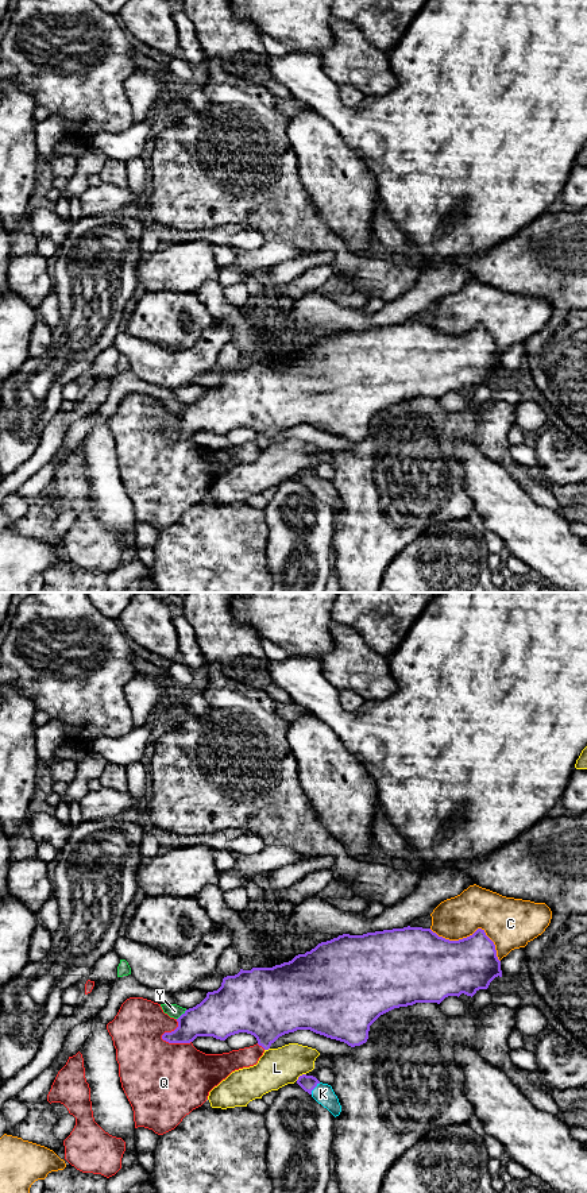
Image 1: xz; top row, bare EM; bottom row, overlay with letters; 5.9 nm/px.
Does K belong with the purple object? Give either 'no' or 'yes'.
yes

